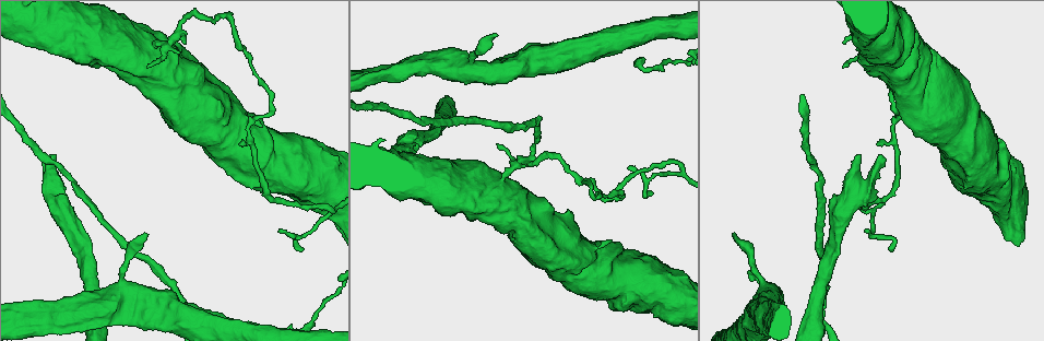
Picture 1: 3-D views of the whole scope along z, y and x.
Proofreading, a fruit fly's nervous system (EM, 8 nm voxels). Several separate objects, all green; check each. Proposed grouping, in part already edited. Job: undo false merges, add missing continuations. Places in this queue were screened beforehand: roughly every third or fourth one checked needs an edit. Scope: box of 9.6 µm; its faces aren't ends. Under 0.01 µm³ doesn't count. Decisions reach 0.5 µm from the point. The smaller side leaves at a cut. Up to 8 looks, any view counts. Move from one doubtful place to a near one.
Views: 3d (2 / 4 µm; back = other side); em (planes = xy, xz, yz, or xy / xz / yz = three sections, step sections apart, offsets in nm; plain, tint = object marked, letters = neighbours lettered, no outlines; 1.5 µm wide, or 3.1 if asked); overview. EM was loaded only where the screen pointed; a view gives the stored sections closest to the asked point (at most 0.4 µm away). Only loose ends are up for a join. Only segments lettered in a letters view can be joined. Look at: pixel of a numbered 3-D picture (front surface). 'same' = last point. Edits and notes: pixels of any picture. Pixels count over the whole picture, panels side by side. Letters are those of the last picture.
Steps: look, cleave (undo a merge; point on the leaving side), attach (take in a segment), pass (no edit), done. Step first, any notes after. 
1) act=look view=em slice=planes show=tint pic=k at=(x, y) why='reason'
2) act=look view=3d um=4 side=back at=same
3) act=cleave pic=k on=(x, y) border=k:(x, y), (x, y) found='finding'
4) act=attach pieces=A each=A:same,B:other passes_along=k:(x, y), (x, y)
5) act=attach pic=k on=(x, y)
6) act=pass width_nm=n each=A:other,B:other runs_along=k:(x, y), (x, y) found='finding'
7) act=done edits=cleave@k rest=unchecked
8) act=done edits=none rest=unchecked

act=look view=em slice=planes show=tint pic=1 at=(508, 169) why='sharp bend'

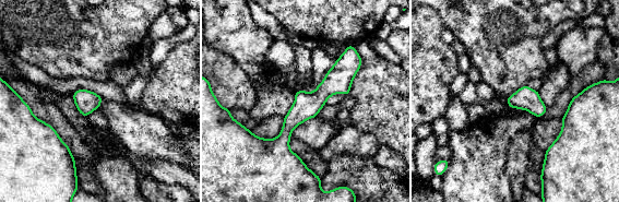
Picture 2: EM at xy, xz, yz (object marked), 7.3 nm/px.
act=look view=em slice=planes show=letters at=same

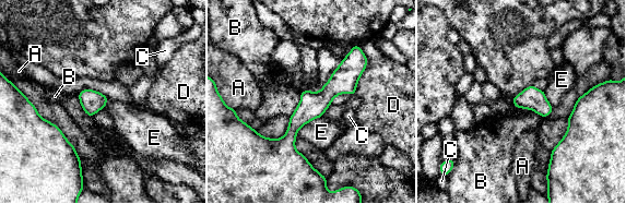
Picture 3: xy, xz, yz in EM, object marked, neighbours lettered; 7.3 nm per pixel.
act=pass width_nm=170 each=A:other,B:other,C:other,D:other,E:other border=3:(302, 91), (299, 103), (290, 117) found='all the same neuron'

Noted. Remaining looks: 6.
act=look view=em slice=yz step=4 show=tint pic=1 at=(622, 198) why='abrupt turn'

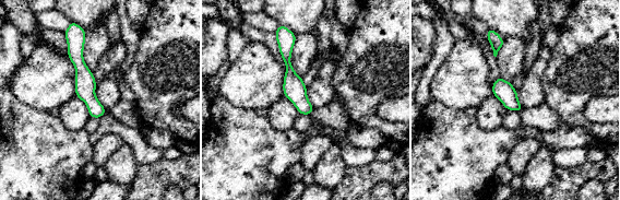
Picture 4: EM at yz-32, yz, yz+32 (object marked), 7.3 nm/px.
act=look view=em slice=yz step=4 show=letters at=same why='what lies round it'

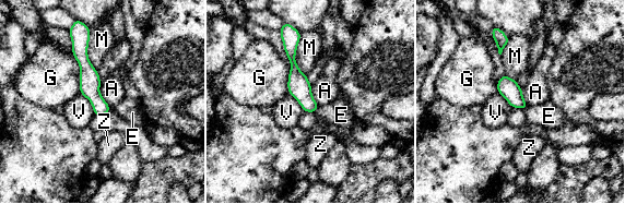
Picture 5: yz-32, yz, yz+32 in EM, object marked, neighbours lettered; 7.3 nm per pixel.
act=pass longest_contact=M:320nm each=A:other,E:other,G:other,M:other,V:other,Z:other border=5:(99, 80), (99, 94), (110, 107) found='continuous, no second neuron'

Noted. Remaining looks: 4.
act=look view=em slice=xy step=4 show=letters pic=1 at=(146, 234) why='thin end'

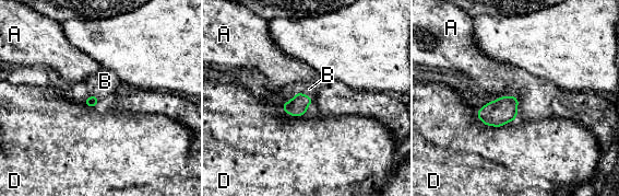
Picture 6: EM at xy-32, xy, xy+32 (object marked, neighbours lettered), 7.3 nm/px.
act=look view=em slice=planes show=letters at=same why='another direction'

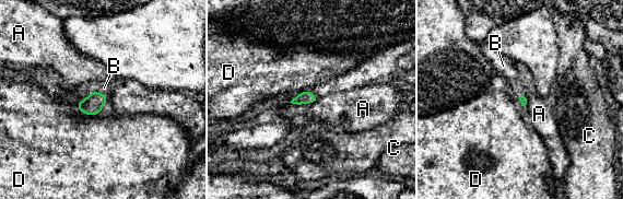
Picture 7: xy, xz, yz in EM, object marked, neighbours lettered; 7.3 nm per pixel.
act=attach pic=7 on=(104, 88) each=A:other,B:same,C:other,D:other passes_along=7:(92, 105), (101, 94), (104, 88) found='the neuron continues'

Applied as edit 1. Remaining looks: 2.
act=done edits=attach@7 rest=unchecked

